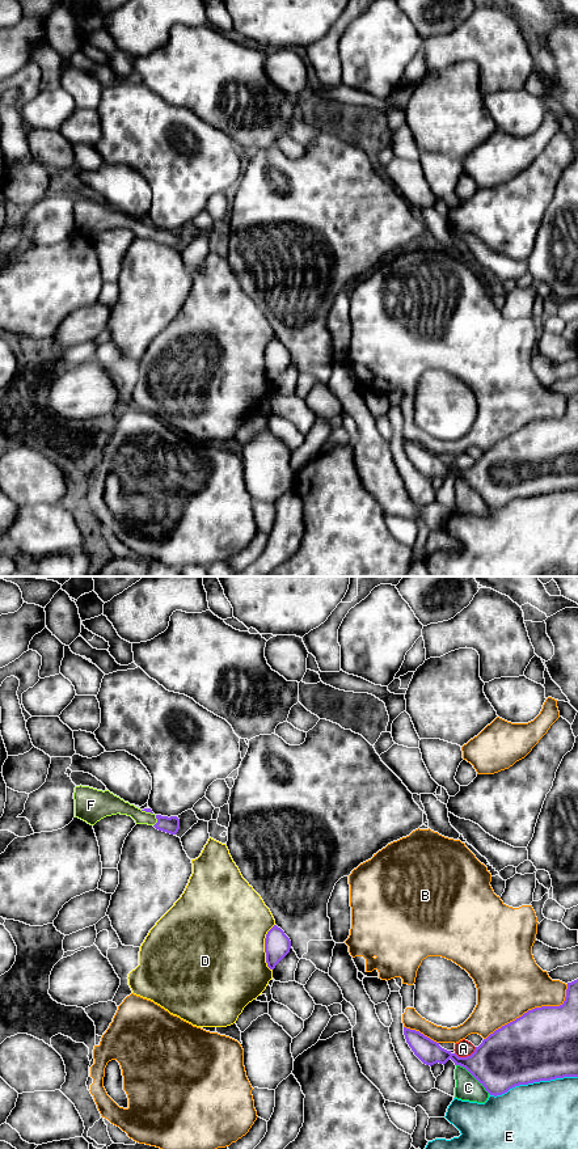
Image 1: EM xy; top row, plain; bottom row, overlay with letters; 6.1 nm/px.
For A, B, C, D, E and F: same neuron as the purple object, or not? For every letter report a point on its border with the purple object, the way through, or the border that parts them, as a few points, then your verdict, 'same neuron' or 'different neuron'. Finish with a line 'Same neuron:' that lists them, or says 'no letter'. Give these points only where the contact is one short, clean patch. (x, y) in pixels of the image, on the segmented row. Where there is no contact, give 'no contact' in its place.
A: meets purple in xy at (467, 1056); different neuron
B: meets purple in xy at (532, 1009); different neuron
C: meets purple in xy at (473, 1076); different neuron
D: meets purple in xy at (265, 947); different neuron
E: meets purple in xy at (532, 1082); different neuron
F: meets purple in xy at (157, 820); runs through xy (167, 824), (157, 820), (140, 816), (119, 806); same neuron
Same neuron: F

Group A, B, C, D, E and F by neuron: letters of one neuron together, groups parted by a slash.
A / B / C / D / E / F

